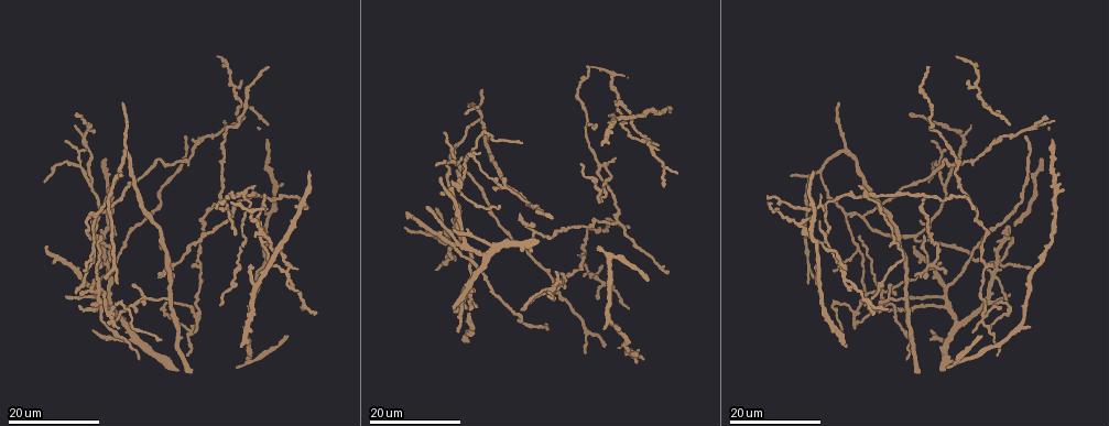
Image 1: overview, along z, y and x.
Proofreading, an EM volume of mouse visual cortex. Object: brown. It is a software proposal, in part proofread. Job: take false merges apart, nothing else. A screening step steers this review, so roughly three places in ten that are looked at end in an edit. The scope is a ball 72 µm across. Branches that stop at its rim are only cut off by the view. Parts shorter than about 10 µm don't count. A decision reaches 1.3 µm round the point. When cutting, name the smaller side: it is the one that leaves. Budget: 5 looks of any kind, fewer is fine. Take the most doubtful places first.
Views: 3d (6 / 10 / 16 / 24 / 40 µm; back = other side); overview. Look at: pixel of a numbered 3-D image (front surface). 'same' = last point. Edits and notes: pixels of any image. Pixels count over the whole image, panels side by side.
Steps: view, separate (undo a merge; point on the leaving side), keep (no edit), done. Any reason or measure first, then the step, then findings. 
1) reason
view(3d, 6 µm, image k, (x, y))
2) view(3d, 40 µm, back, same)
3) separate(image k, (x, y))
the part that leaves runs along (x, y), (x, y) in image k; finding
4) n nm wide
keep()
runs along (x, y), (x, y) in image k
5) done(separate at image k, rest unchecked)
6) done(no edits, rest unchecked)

four-way junction
view(3d, 24 µm, image 1, (100, 293))

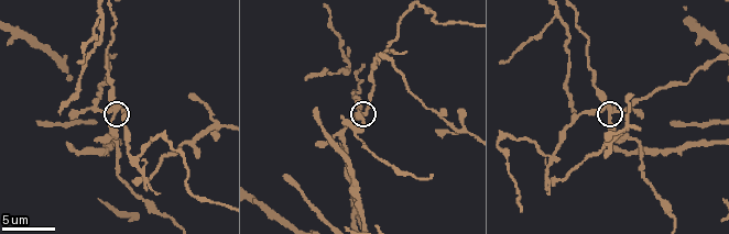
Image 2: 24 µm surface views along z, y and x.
view(3d, 10 µm, image 2, (112, 116))

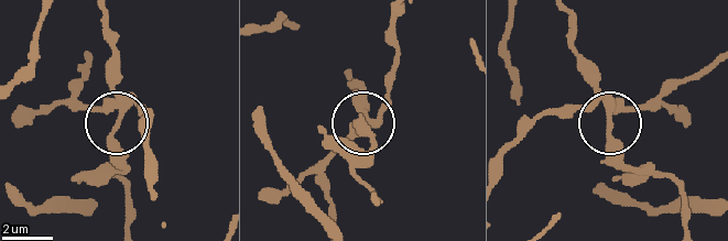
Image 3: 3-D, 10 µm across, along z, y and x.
290 nm wide
separate(image 3, (107, 73))
the part that leaves runs along (121, 101), (108, 21) in image 3; a second neuron is stuck on

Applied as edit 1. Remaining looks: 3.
view(overview)

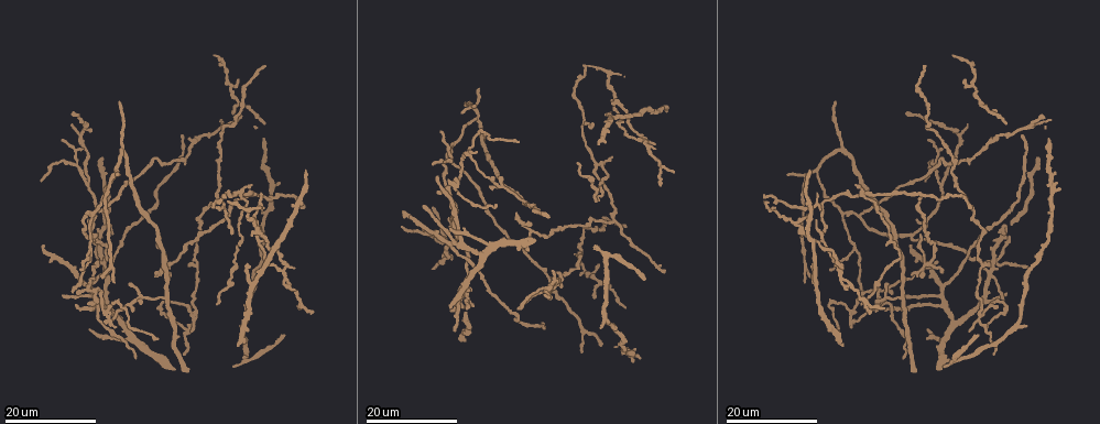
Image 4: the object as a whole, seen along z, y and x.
thin neck
view(3d, 24 µm, image 4, (77, 167))

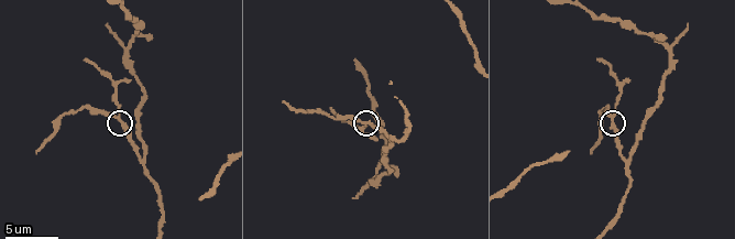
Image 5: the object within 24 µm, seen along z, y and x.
view(3d, 6 µm, image 5, (118, 121))

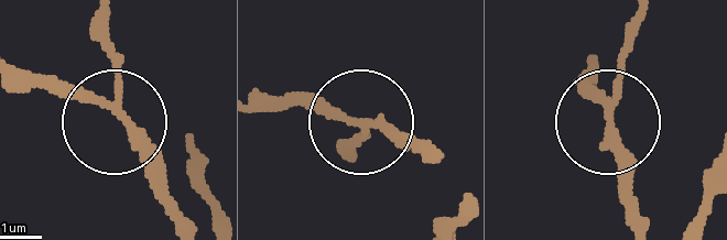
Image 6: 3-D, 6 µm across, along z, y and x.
3 arms
keep()
runs along (436, 153), (281, 100) in image 6; continuous, no second neuron

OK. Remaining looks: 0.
done(separate at image 3, rest unchecked)

